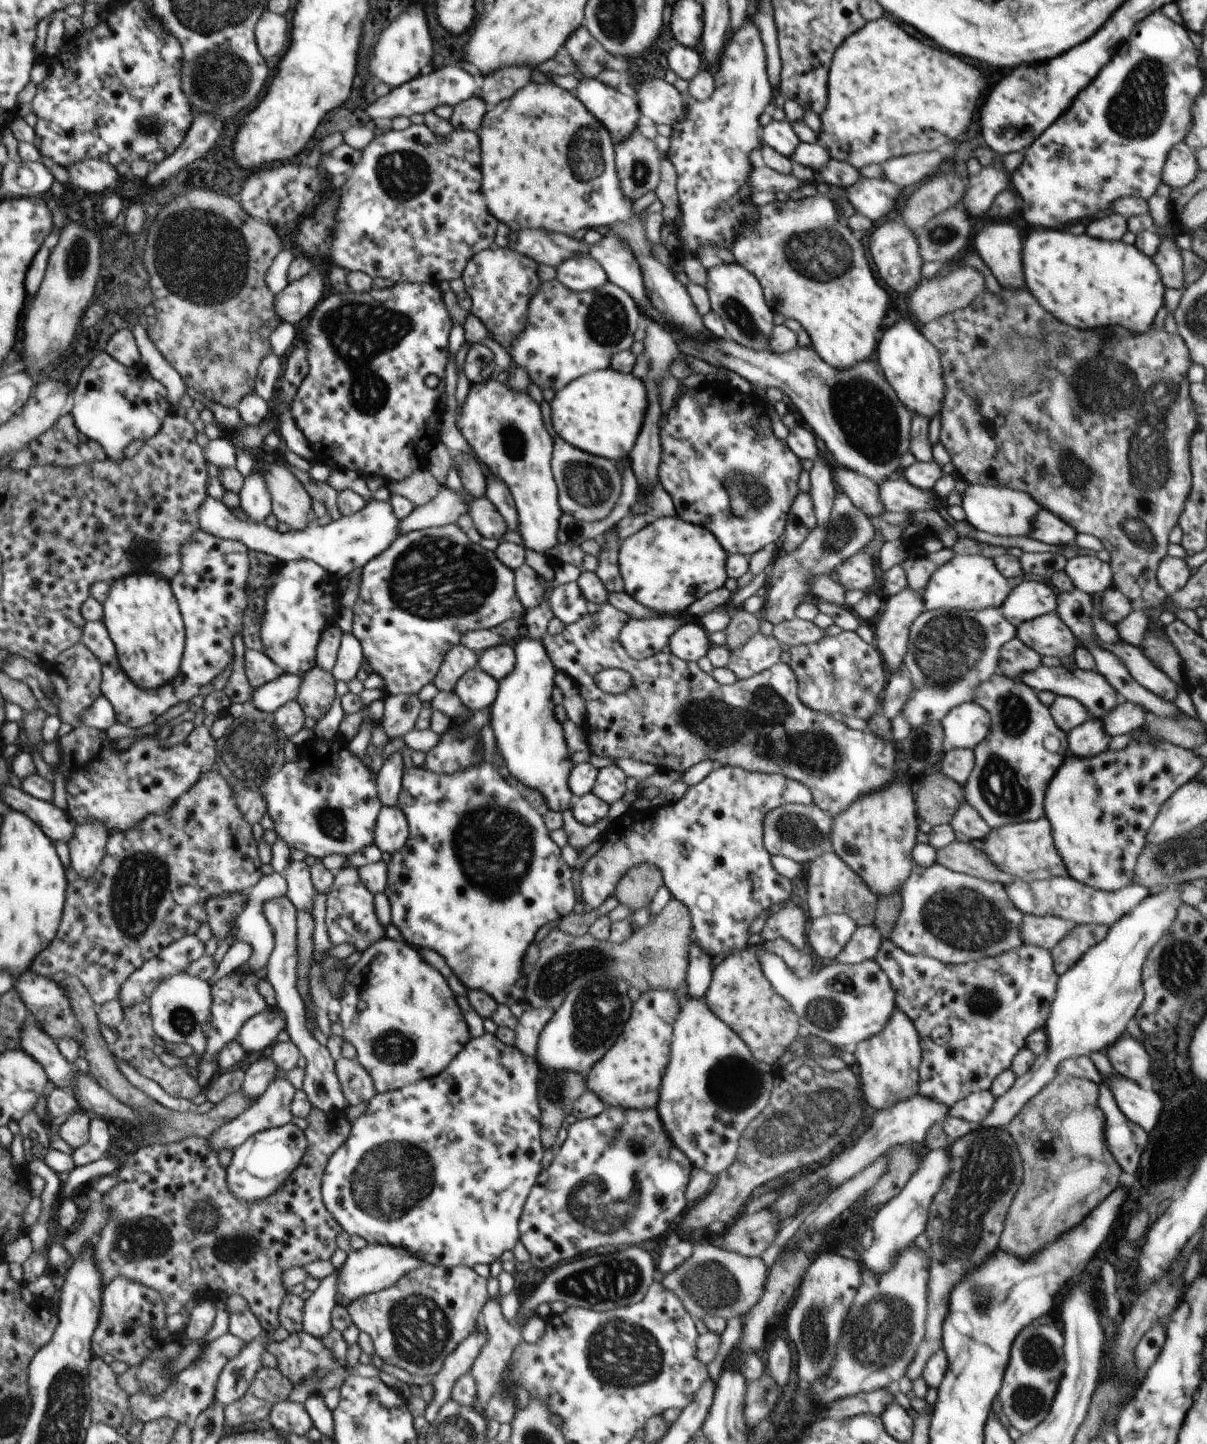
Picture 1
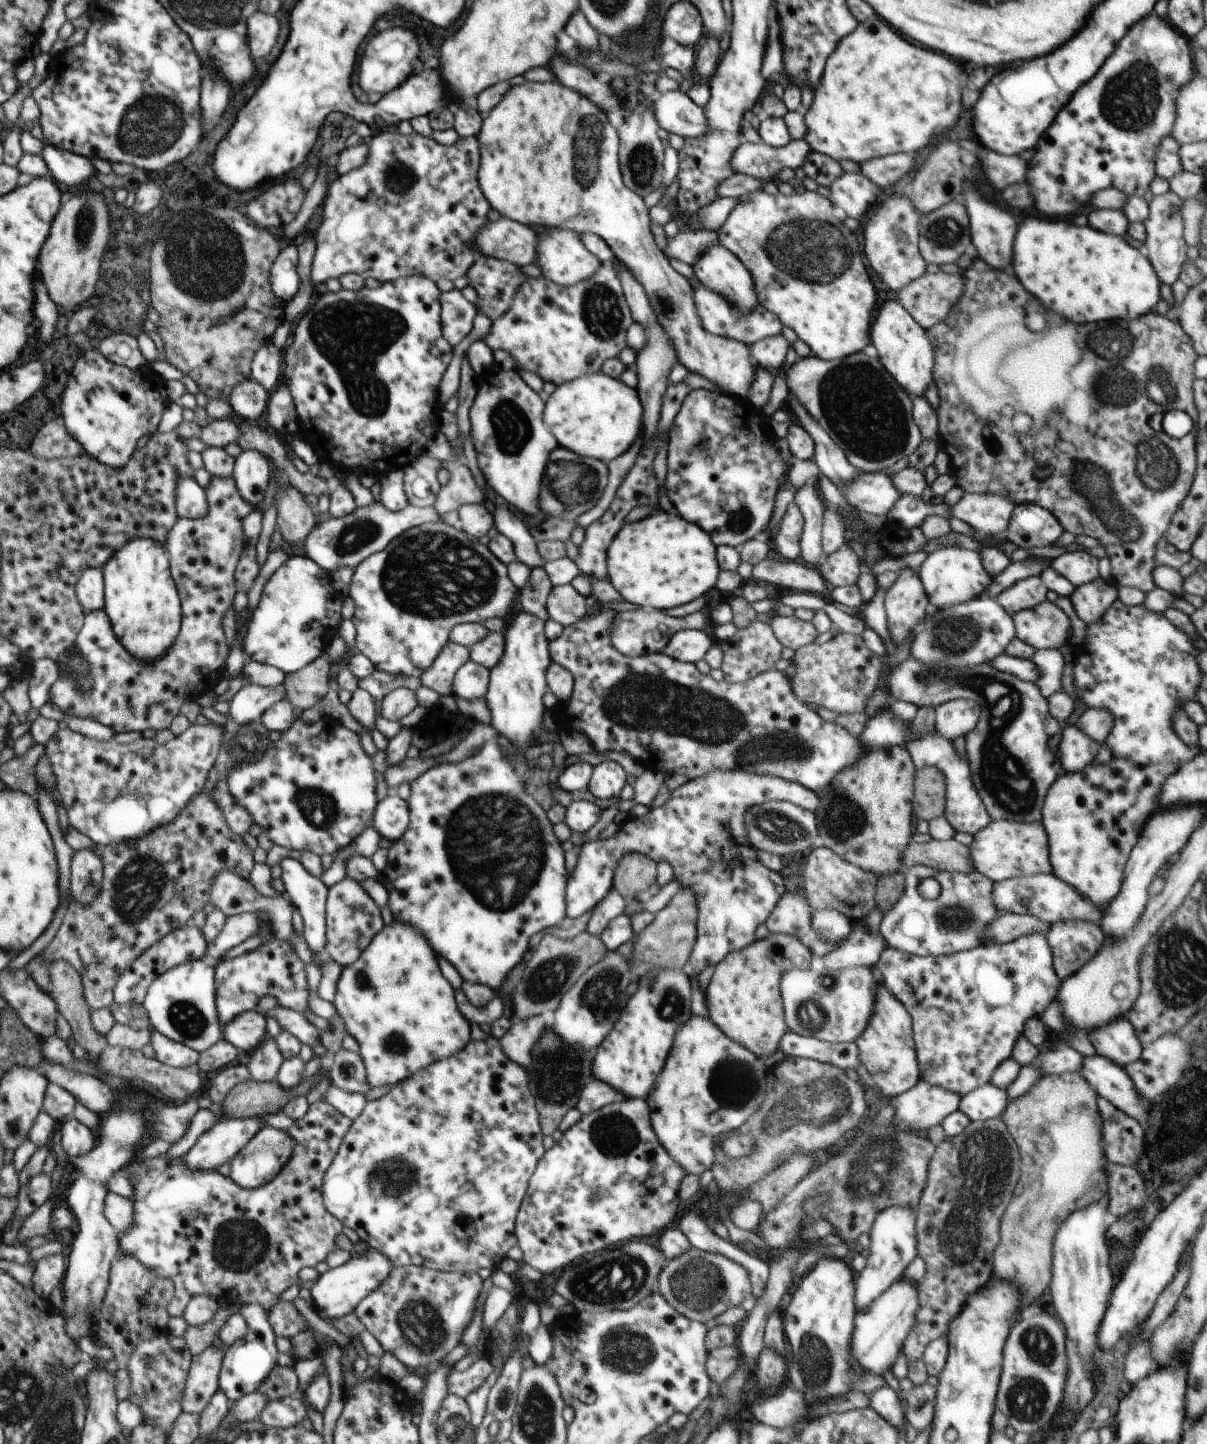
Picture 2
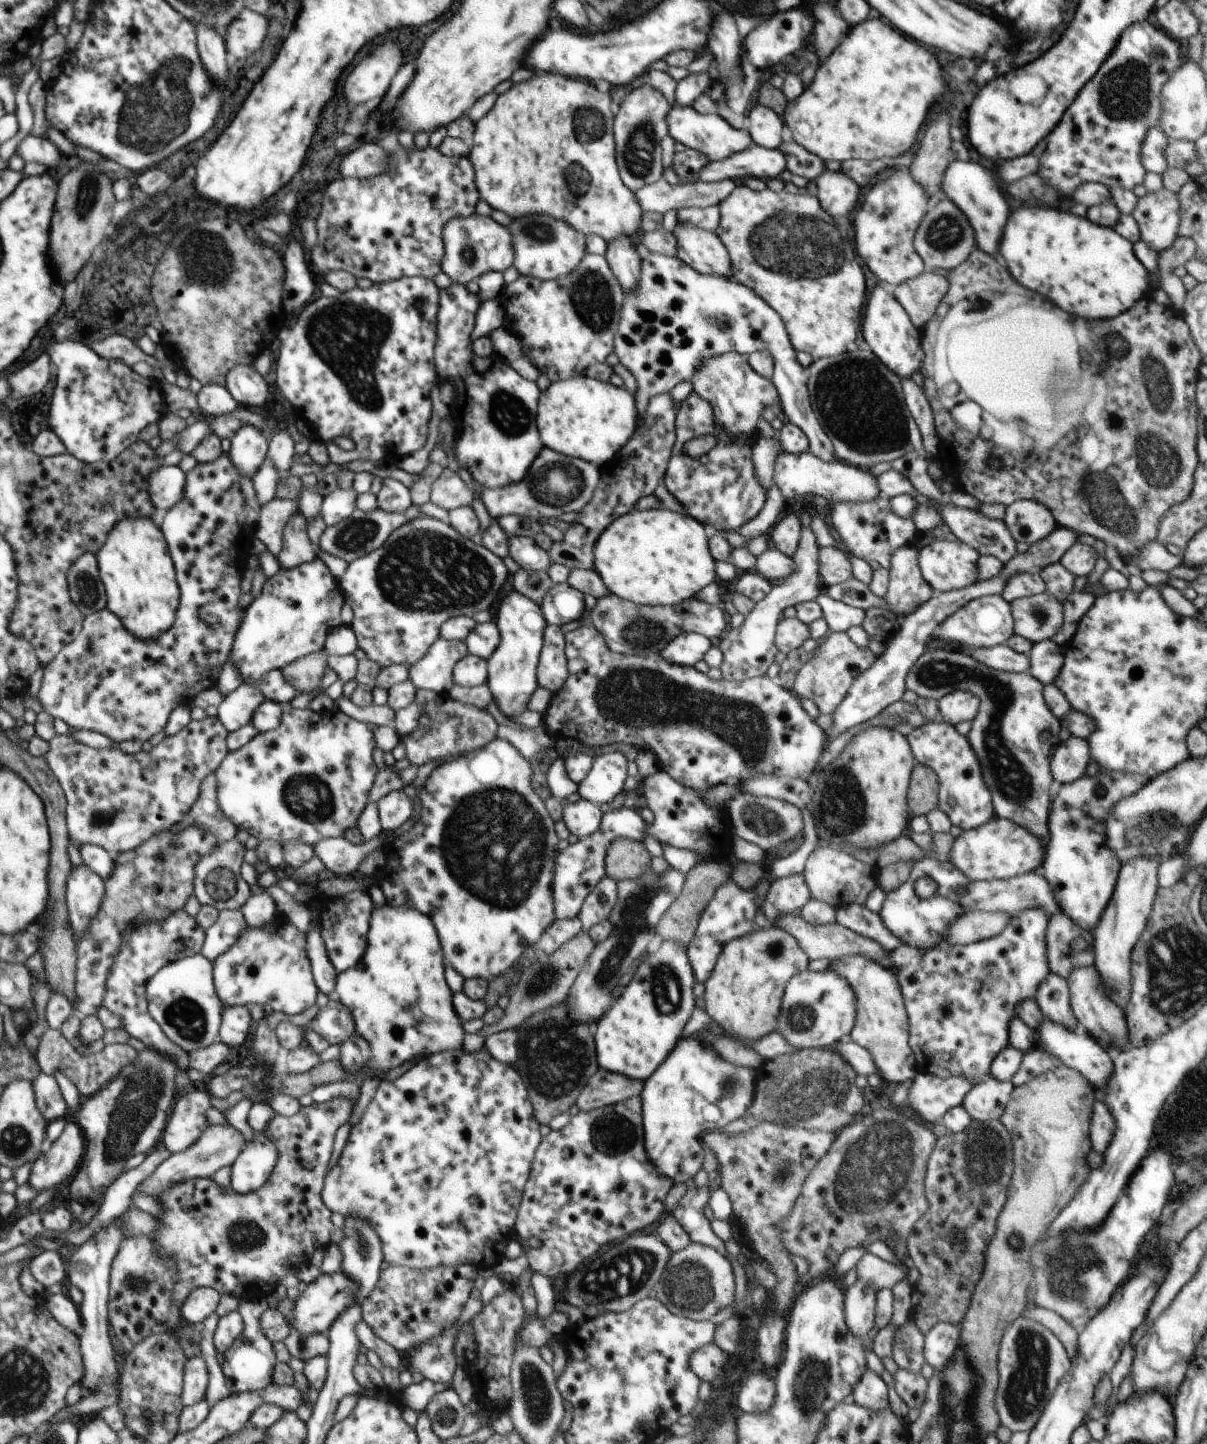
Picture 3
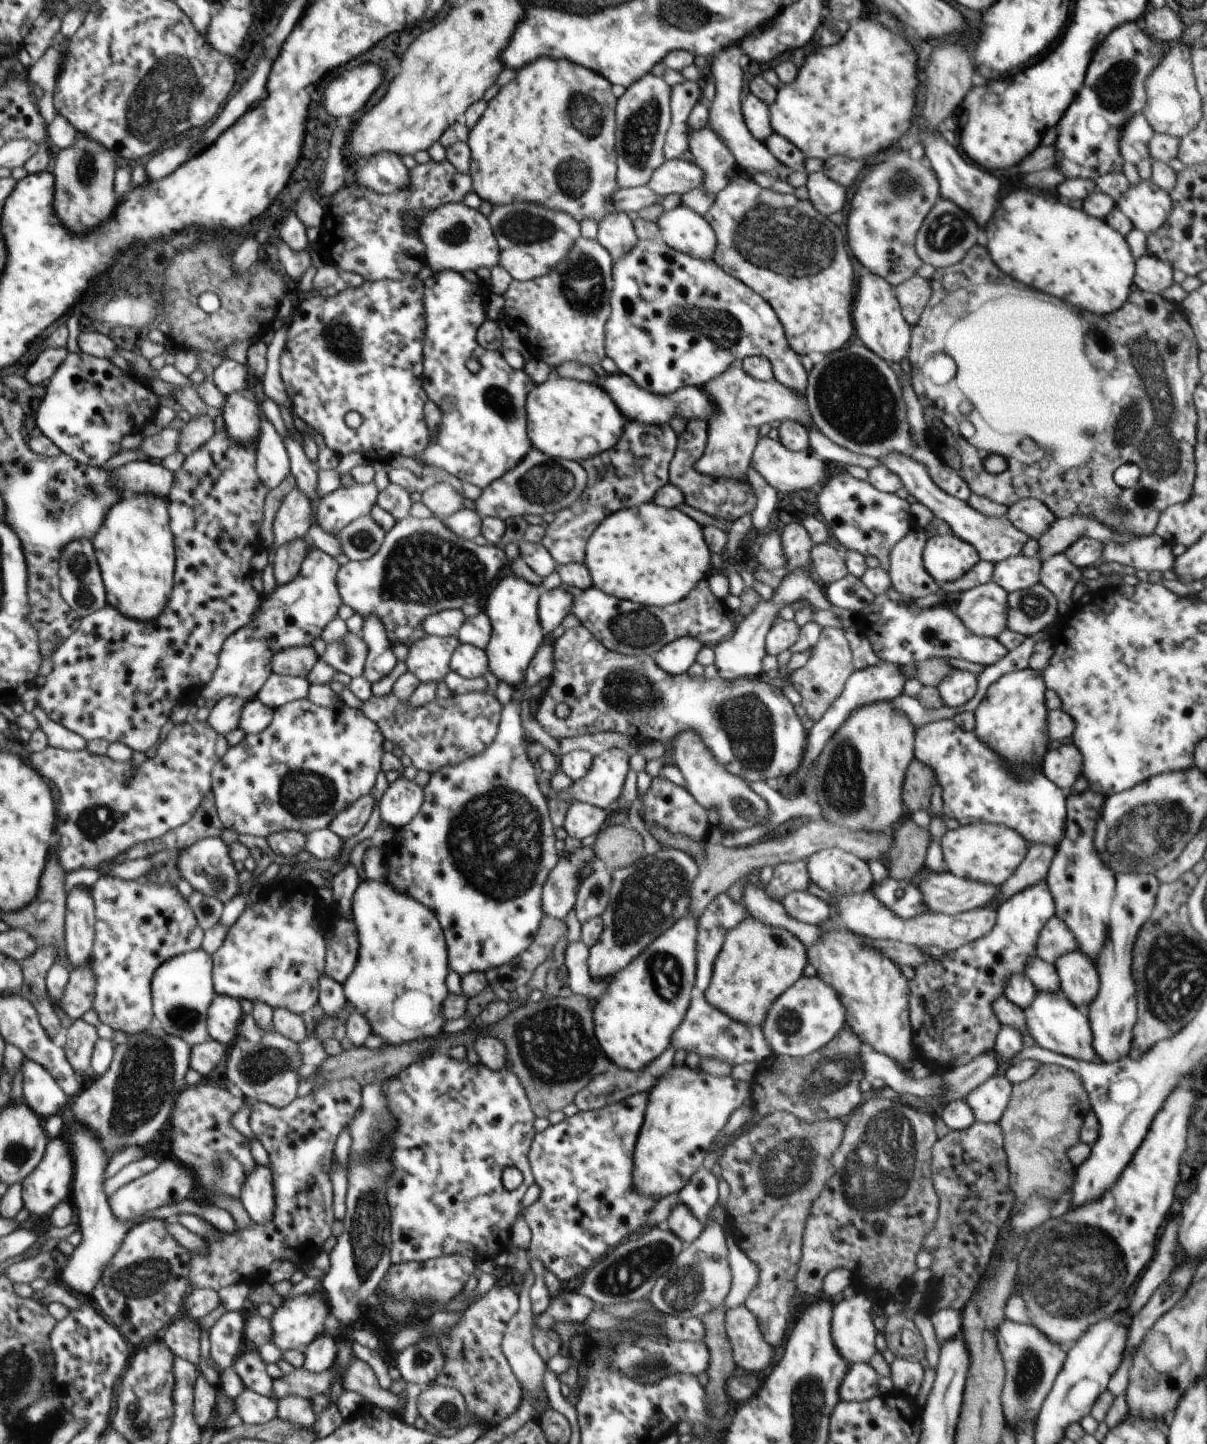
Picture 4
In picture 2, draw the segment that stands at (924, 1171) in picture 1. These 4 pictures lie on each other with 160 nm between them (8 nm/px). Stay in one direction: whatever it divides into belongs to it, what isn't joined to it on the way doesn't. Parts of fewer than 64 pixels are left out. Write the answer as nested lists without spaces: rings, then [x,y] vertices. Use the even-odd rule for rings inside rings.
[[[894,1205],[879,1212],[869,1232],[870,1246],[865,1250],[866,1266],[855,1277],[855,1310],[871,1305],[895,1280],[902,1278],[906,1266],[917,1256],[917,1213],[908,1205]]]

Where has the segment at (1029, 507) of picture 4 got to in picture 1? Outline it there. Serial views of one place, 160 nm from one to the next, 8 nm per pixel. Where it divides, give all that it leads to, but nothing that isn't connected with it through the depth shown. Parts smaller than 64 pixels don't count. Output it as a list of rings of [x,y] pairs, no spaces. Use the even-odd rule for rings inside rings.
[[[1040,509],[1035,514],[1035,519],[1031,522],[1032,538],[1046,544],[1056,544],[1056,546],[1067,546],[1070,542],[1074,542],[1077,530],[1070,526],[1060,517],[1052,514],[1052,511]]]

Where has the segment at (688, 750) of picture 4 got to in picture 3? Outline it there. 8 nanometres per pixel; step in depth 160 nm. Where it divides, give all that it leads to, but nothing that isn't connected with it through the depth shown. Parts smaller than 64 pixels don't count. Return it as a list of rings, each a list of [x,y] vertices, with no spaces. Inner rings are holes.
[[[738,793],[736,796],[727,800],[727,809],[729,810],[733,832],[736,836],[746,842],[754,843],[764,850],[776,848],[776,846],[780,846],[782,842],[793,840],[798,834],[802,834],[804,828],[802,811],[782,799],[755,797]]]

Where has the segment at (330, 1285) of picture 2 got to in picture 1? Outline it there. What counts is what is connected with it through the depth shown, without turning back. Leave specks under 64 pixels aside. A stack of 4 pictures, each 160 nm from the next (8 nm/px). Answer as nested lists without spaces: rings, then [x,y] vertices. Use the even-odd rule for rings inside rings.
[[[368,1243],[364,1248],[350,1252],[341,1266],[336,1295],[337,1304],[340,1303],[343,1307],[348,1308],[350,1302],[359,1296],[395,1285],[401,1276],[416,1270],[424,1263],[426,1262],[423,1262],[421,1258],[418,1258],[405,1248]]]

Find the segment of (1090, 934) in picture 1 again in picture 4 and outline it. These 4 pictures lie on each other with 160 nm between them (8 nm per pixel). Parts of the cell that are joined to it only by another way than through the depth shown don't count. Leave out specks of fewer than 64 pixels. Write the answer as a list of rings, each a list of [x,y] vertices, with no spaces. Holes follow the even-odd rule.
[[[1054,915],[1040,931],[1037,956],[1054,965],[1061,956],[1074,951],[1080,951],[1076,937],[1063,920]]]

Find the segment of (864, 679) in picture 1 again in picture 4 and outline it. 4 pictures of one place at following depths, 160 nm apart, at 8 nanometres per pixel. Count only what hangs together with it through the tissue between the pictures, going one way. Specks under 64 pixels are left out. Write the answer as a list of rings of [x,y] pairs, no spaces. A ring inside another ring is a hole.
[[[824,627],[818,642],[811,648],[812,656],[807,664],[796,669],[788,678],[794,690],[800,693],[806,714],[815,722],[832,706],[832,702],[840,696],[848,677],[856,670],[853,665],[853,654],[845,637],[845,629],[840,627]]]

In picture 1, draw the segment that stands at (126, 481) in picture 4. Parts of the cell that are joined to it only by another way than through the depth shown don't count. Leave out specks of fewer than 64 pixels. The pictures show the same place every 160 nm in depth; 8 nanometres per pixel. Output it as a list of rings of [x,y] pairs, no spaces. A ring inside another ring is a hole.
[[[208,496],[200,505],[197,517],[200,530],[212,537],[243,542],[250,551],[274,555],[284,564],[300,559],[313,560],[337,579],[348,577],[352,571],[360,572],[367,562],[384,552],[390,543],[400,536],[397,527],[399,520],[393,513],[392,505],[389,501],[376,499],[368,501],[360,512],[342,516],[325,526],[320,526],[317,519],[312,519],[302,530],[291,530],[287,533],[280,533],[277,529],[268,527],[266,523],[240,521],[222,501]]]

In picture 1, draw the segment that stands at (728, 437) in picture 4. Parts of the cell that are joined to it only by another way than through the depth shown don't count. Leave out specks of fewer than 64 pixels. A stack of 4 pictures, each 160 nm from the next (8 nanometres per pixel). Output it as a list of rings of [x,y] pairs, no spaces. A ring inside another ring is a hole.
[[[531,82],[524,88],[515,92],[510,98],[499,102],[497,105],[488,107],[486,114],[483,118],[483,123],[476,132],[480,139],[481,144],[481,171],[482,171],[482,184],[481,189],[485,196],[485,201],[490,211],[490,214],[497,218],[498,222],[503,222],[509,226],[512,233],[517,233],[522,229],[542,229],[549,233],[562,233],[568,236],[580,235],[588,229],[598,228],[600,225],[606,225],[610,232],[616,233],[621,241],[626,241],[633,250],[636,257],[637,264],[640,265],[641,273],[644,278],[644,284],[646,292],[650,297],[651,303],[663,314],[665,323],[668,323],[673,329],[678,332],[684,331],[687,337],[701,337],[704,335],[707,337],[712,334],[708,332],[705,324],[703,323],[703,317],[698,314],[690,295],[676,278],[674,272],[670,270],[666,265],[663,265],[652,253],[651,248],[648,245],[648,240],[645,235],[644,222],[639,220],[639,216],[633,211],[633,202],[630,202],[622,192],[620,188],[620,179],[618,178],[618,171],[615,165],[615,142],[607,132],[604,125],[593,115],[586,110],[586,107],[580,102],[577,96],[574,96],[571,92],[560,88],[554,84],[539,84]]]

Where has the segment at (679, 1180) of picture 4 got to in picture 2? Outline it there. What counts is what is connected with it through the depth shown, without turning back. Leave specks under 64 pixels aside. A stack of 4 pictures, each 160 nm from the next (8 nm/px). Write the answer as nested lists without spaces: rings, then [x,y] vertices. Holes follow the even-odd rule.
[[[693,1015],[685,1022],[675,1034],[673,1040],[673,1048],[671,1053],[666,1059],[664,1068],[660,1071],[660,1074],[656,1077],[654,1088],[649,1092],[646,1098],[646,1102],[649,1106],[651,1123],[661,1142],[661,1145],[668,1151],[670,1157],[673,1158],[679,1165],[685,1168],[687,1174],[694,1173],[700,1175],[706,1170],[710,1170],[715,1163],[715,1148],[719,1145],[719,1140],[722,1136],[728,1136],[731,1133],[737,1132],[739,1128],[751,1117],[763,1105],[764,1097],[767,1096],[765,1091],[767,1090],[767,1067],[764,1065],[764,1060],[752,1054],[745,1046],[742,1046],[739,1042],[736,1042],[733,1038],[730,1038],[724,1031],[720,1030],[719,1026],[716,1026],[715,1022],[711,1021],[711,1018],[705,1016]]]

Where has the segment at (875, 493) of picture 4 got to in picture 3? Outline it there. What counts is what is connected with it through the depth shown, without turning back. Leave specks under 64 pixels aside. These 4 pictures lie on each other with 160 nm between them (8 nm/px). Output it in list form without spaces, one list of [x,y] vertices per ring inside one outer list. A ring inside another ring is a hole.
[[[884,495],[869,503],[834,503],[831,507],[833,526],[846,548],[854,557],[867,563],[876,560],[882,568],[888,569],[895,550],[912,543],[916,537],[916,525],[911,519],[895,515],[889,498]]]

